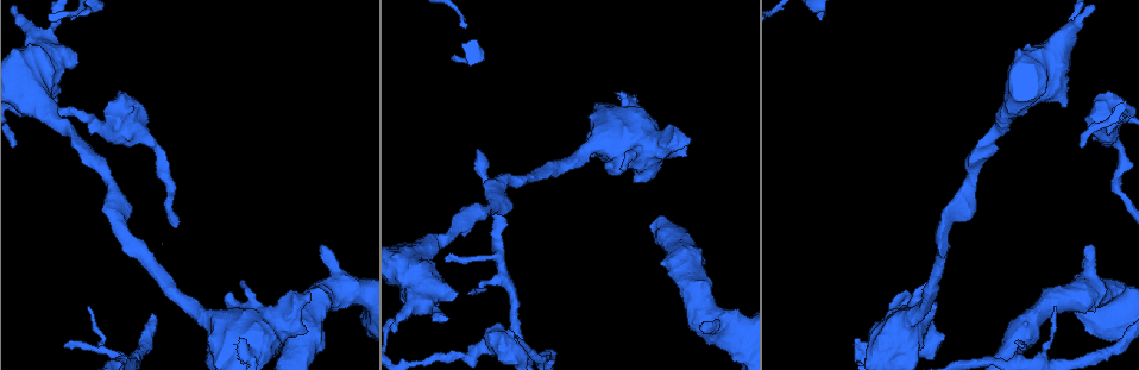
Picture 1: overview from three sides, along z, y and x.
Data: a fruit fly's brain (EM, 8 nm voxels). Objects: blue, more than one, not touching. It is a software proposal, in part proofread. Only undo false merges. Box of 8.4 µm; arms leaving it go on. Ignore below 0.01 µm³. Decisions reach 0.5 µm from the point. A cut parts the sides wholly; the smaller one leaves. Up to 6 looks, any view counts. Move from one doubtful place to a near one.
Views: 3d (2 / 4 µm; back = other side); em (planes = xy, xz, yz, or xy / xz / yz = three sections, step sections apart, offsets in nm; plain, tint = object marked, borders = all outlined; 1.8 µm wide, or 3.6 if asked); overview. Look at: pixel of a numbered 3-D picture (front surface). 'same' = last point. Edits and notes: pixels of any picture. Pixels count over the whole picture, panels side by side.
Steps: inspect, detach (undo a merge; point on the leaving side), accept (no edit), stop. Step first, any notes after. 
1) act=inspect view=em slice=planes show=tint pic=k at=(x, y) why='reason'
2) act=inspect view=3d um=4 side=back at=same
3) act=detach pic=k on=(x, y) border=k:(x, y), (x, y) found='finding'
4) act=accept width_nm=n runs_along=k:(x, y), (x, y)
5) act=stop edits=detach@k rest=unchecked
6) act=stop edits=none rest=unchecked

act=inspect view=3d um=4 pic=1 at=(132, 128)

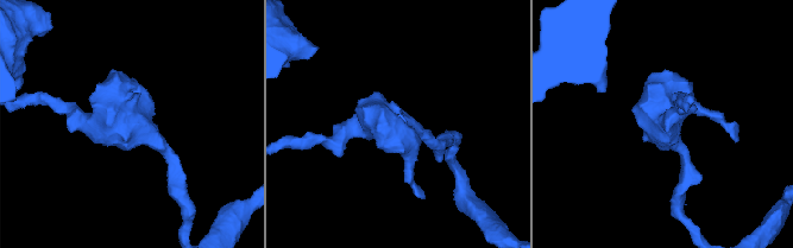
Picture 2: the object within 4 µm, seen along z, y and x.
act=inspect view=em slice=planes show=tint pic=2 at=(129, 123)

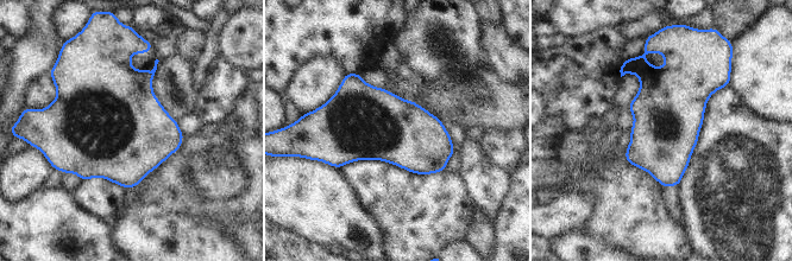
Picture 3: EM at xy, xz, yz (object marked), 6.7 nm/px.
act=accept found='continuous, no second neuron'

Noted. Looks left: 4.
act=inspect view=3d um=4 pic=1 at=(1090, 275) why='calibre changes'

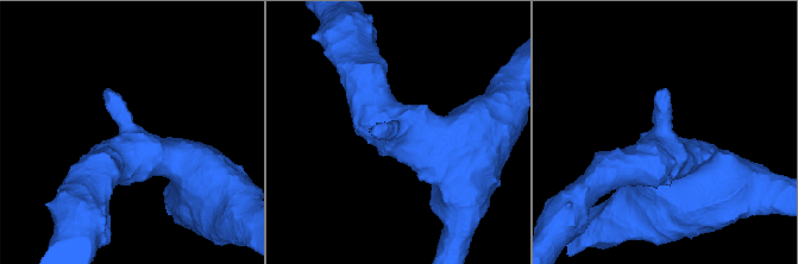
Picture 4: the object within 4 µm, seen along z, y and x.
act=inspect view=em slice=planes show=tint pic=4 at=(396, 128) why='now the EM'

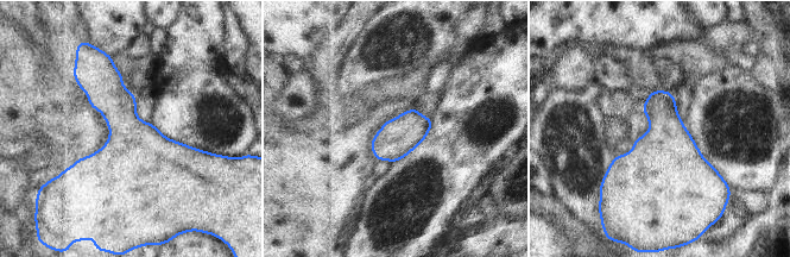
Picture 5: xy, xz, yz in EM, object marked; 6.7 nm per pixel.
act=accept found='all the same neuron'

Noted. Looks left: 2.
act=inspect view=3d um=2 side=back pic=1 at=(498, 279) why='abrupt turn'

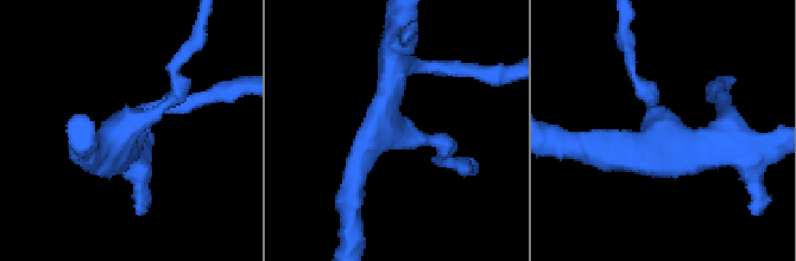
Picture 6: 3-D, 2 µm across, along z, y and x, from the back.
act=inspect view=em slice=planes show=tint pic=6 at=(660, 121) why='need the tissue'

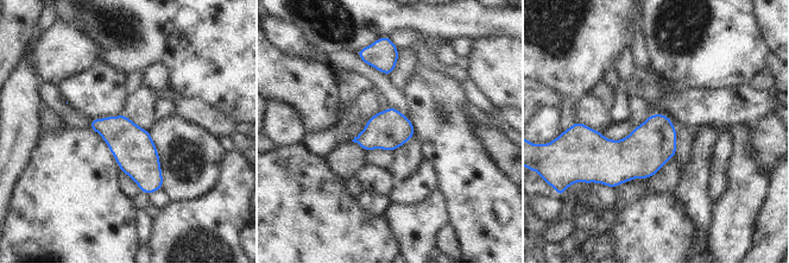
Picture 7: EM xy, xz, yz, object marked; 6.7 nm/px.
act=accept found='all the same neuron'

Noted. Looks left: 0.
act=stop edits=none rest=unchecked

